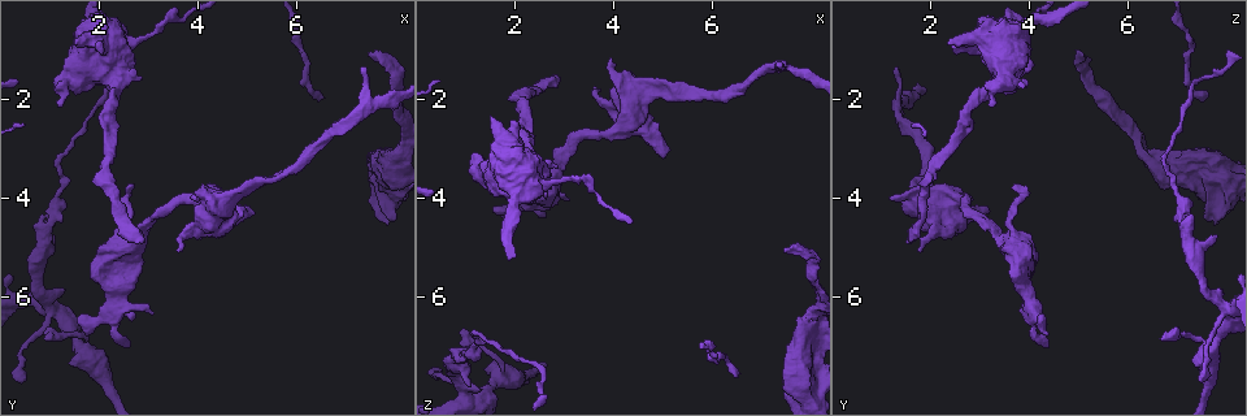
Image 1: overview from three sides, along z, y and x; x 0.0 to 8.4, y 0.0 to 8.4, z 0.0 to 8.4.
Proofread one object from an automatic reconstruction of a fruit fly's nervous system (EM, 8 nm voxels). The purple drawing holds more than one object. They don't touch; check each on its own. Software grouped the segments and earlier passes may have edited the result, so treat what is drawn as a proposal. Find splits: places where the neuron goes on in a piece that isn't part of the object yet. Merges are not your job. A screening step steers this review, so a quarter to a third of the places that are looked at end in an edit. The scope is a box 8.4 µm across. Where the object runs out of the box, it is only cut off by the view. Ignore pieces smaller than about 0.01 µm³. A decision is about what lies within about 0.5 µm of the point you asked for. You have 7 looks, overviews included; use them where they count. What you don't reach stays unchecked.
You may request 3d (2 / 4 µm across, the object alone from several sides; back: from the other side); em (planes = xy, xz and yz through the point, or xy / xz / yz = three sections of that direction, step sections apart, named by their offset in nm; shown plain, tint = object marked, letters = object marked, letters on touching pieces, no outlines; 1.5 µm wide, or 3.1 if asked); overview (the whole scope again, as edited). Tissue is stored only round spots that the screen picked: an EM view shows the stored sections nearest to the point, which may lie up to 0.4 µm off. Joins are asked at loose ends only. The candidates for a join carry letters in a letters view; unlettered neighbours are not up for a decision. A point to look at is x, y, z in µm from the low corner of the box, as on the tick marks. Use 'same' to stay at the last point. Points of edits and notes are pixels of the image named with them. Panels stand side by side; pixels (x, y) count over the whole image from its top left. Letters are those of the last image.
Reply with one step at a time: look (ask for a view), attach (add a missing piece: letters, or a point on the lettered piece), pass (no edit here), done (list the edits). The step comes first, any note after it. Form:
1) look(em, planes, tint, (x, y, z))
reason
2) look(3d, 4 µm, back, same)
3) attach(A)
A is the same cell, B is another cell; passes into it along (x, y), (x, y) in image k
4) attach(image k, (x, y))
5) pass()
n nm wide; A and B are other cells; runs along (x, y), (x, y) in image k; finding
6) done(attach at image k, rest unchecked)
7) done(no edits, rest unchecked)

look(3d, 2 µm, (1.70, 6.80, 4.30))
an open end

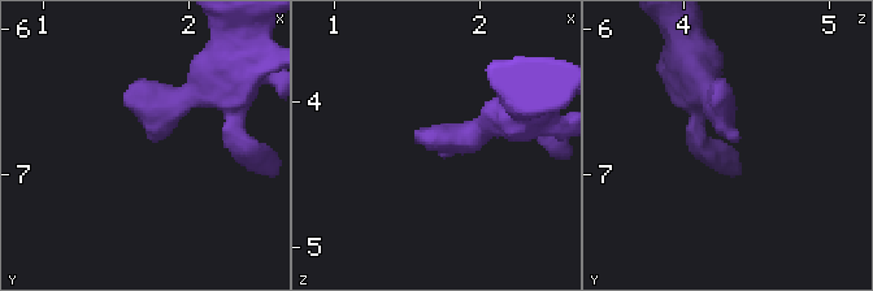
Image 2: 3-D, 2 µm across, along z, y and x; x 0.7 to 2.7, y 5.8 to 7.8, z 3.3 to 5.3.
look(em, planes, letters, (1.70, 6.76, 4.36))
shape alone is not enough

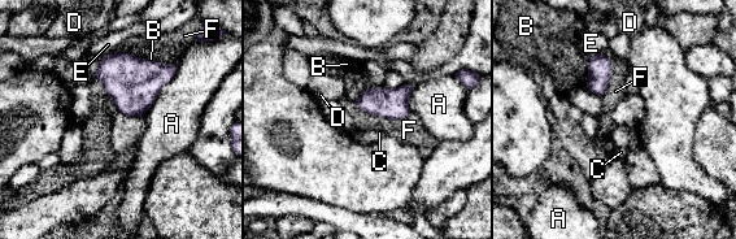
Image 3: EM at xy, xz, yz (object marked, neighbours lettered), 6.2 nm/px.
pass()
A, B, C, D, E and F are other cells; border along (353, 101), (388, 118), (410, 113) in image 3; no lettered piece goes on from it

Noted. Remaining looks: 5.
look(3d, 2 µm, (1.05, 4.85, 7.75))
an open end

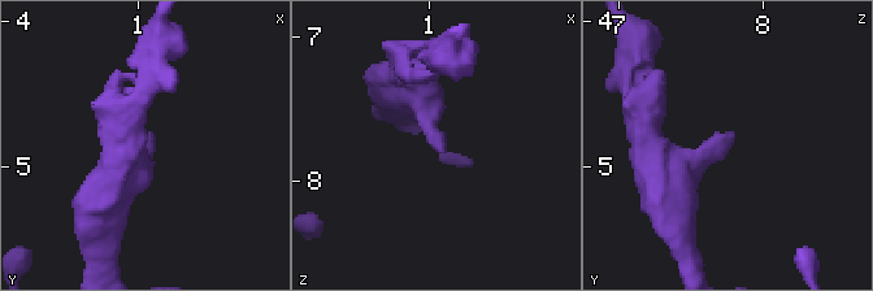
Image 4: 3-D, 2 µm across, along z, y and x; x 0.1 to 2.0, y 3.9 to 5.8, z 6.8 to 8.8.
look(em, planes, letters, (1.08, 4.78, 7.80))

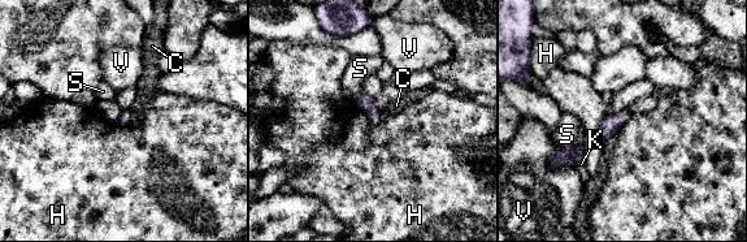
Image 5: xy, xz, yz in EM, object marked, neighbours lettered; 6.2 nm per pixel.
pass()
C, H, K, S and V are other cells; border along (621, 124), (617, 129) in image 5; no lettered piece goes on from it

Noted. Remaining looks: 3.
look(em, planes, tint, (7.50, 1.10, 5.10))
free end

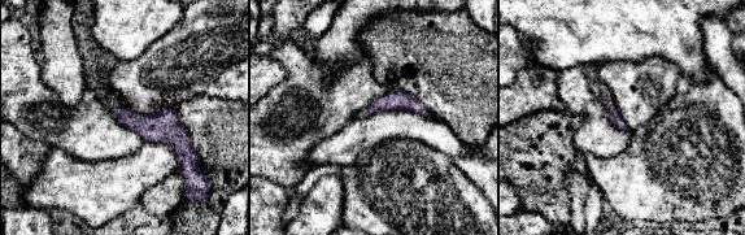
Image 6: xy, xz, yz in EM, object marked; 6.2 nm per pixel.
look(em, planes, letters, same)

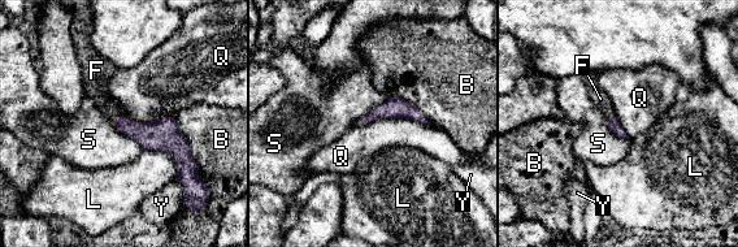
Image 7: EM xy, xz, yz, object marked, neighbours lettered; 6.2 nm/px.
attach(F)
F is the same cell, B, L, Q, S and Y are other cells; it goes on there

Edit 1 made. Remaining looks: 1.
done(attach at image 7, rest unchecked)

